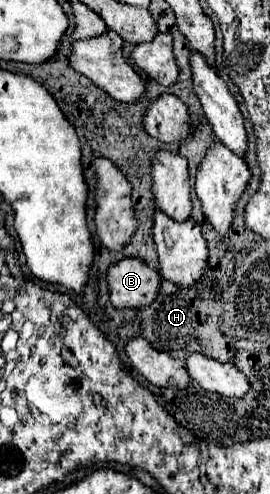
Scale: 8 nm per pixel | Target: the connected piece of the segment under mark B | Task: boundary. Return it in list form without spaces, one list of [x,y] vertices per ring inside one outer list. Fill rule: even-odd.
[[[128,257],[108,269],[108,289],[114,307],[144,309],[156,301],[162,277],[142,259]]]

